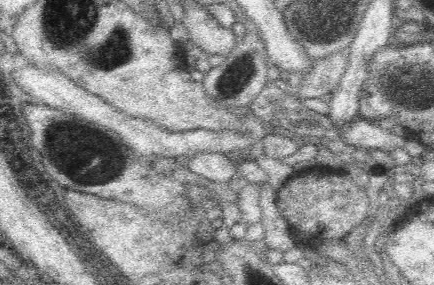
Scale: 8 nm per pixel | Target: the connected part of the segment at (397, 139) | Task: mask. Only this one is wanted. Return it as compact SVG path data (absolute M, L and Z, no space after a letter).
M363 118L348 124L342 138L350 147L363 150L380 149L382 151L403 149L407 141L402 136L392 133L392 130L381 128L377 121L368 121Z

